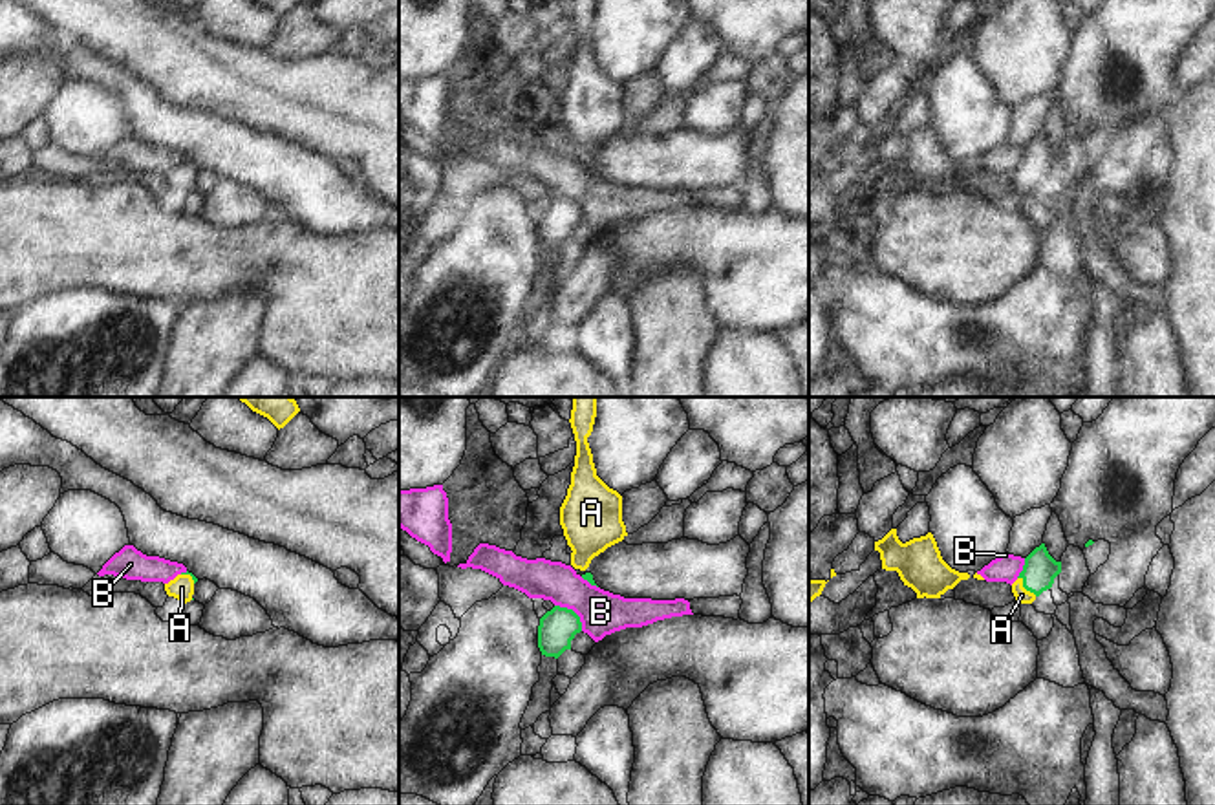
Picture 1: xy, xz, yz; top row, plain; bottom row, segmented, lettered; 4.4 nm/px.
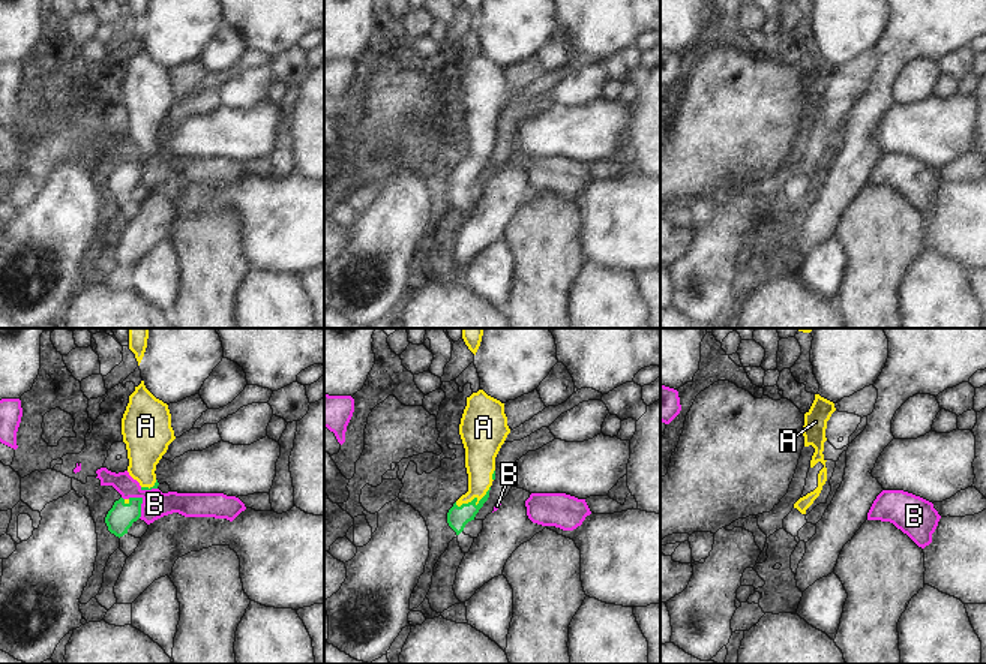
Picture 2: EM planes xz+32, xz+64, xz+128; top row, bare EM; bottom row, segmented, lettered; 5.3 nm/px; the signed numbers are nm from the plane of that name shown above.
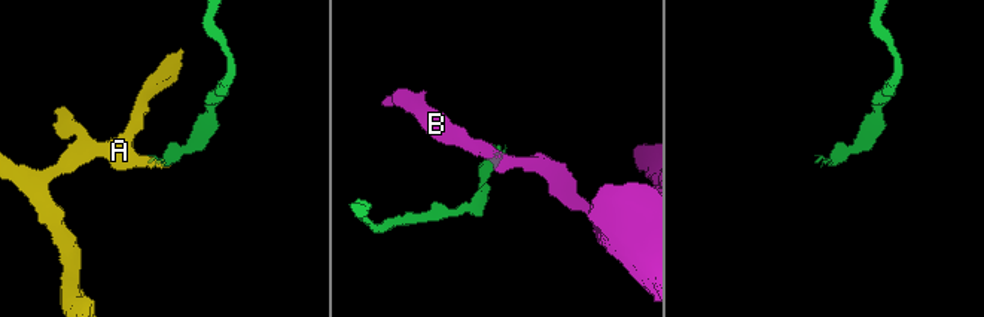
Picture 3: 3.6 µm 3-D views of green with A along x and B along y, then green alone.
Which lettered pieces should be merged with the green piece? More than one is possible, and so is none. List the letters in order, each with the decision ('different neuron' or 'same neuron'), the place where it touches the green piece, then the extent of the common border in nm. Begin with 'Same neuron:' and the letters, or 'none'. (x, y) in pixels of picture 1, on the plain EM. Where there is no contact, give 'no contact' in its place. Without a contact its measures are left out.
Same neuron: A
A: same neuron | yz (1025, 178) | 120 nm
B: different neuron | xz (573, 202) | 170 nm

